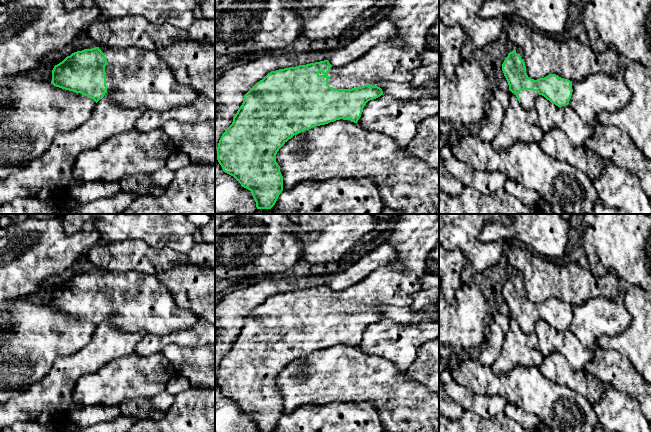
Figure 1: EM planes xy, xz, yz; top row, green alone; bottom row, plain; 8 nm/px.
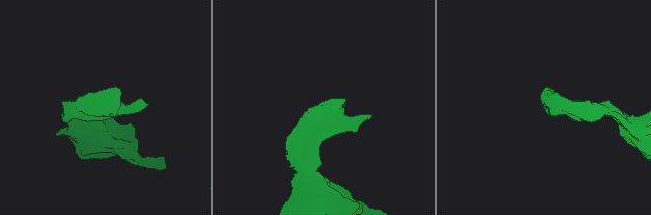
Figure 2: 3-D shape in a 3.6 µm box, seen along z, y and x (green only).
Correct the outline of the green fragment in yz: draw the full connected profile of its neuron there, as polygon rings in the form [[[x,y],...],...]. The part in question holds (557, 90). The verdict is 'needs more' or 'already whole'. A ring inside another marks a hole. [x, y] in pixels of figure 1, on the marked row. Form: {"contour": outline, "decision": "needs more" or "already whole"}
{"contour": [[[519,47],[508,54],[502,64],[502,71],[509,90],[514,93],[523,109],[534,109],[539,95],[558,107],[566,106],[572,96],[572,81],[549,74],[537,80],[526,73],[523,51]]], "decision": "needs more"}

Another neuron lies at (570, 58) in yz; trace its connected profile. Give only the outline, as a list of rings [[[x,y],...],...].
[[[516,18],[510,19],[505,30],[513,44],[523,51],[526,73],[531,79],[537,80],[549,74],[556,74],[573,82],[581,81],[594,73],[614,76],[619,72],[620,55],[613,48],[609,48],[610,53],[607,55],[595,52],[588,44],[576,38],[554,40],[546,33],[533,31],[529,24]]]

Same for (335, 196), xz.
[[[347,178],[301,183],[291,190],[283,190],[271,209],[257,209],[254,214],[382,214],[382,211],[378,189],[369,178]]]

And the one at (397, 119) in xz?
[[[425,94],[416,100],[381,95],[366,103],[357,123],[364,130],[379,132],[406,149],[418,125],[438,113],[439,95]]]

